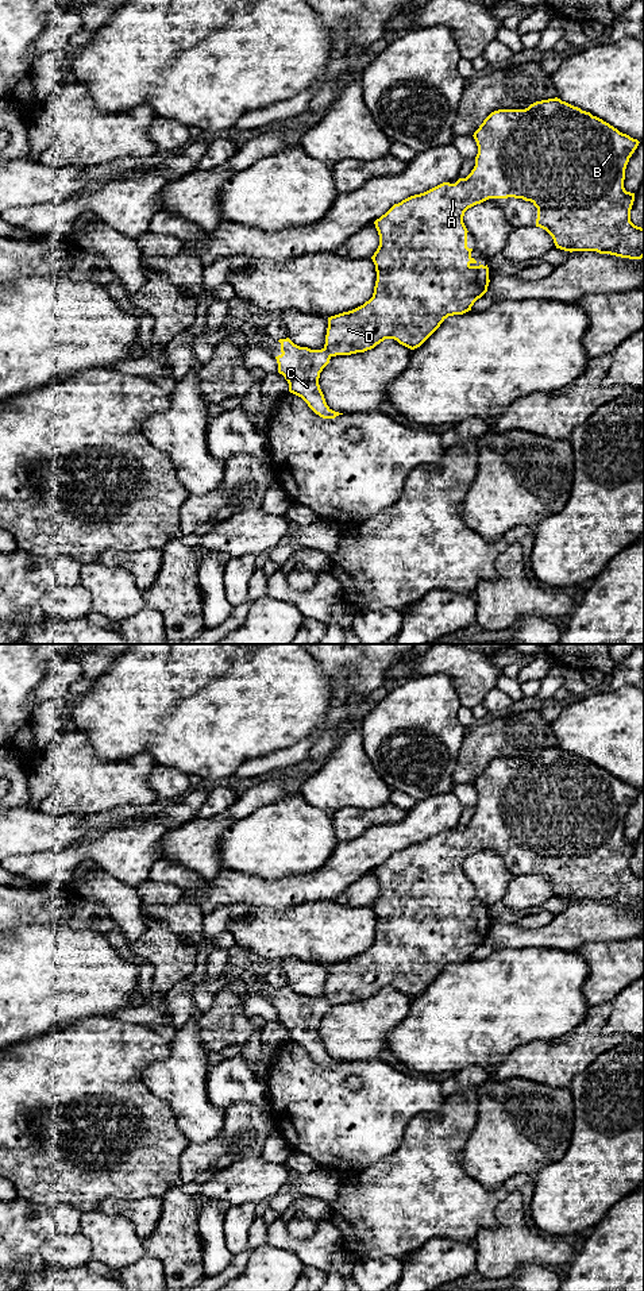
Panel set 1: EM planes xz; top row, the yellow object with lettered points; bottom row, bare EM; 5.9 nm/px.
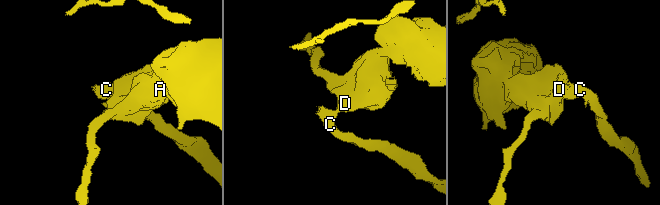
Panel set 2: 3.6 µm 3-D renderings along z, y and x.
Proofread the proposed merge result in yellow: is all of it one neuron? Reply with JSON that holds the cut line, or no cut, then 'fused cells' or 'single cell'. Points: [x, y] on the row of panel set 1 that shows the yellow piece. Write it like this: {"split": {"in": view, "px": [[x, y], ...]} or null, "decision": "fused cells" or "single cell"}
{"split": {"in": "xz", "px": [[324, 347], [331, 355]]}, "decision": "fused cells"}

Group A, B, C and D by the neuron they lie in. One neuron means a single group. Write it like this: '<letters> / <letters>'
A B D / C

